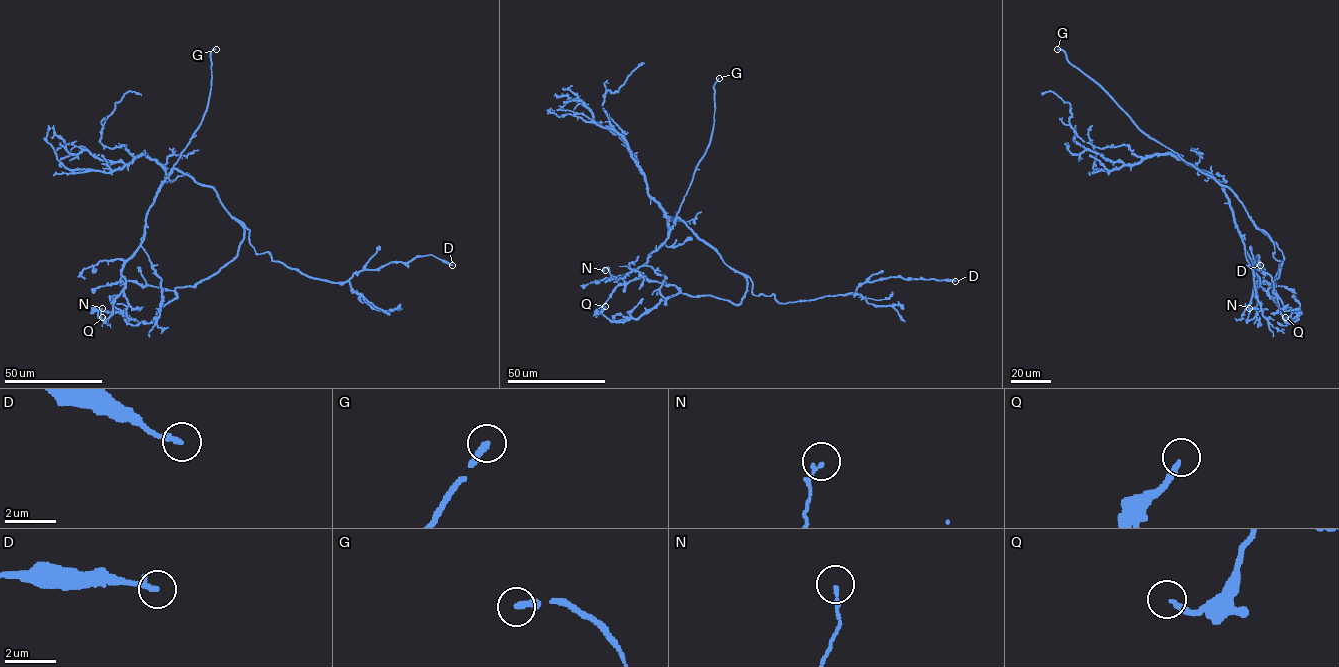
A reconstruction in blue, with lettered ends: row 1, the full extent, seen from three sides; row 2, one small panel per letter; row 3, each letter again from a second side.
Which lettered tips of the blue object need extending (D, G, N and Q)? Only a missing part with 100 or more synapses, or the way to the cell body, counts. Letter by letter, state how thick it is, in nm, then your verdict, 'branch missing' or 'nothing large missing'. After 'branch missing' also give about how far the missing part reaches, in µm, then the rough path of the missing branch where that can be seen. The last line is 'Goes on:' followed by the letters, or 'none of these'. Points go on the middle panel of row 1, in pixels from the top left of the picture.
D: 220 nm | nothing large missing
G: 260 nm | branch missing | 20 µm | (719, 78), (725, 48)
N: 140 nm | nothing large missing
Q: 190 nm | nothing large missing
Goes on: G

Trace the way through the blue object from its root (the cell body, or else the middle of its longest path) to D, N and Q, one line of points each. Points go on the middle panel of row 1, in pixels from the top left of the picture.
D: (715, 250), (750, 278), (754, 295), (773, 294), (780, 303), (847, 295), (889, 277), (955, 281)
N: (715, 250), (677, 217), (668, 237), (649, 255), (644, 265), (621, 278), (613, 277), (605, 267), (605, 270)
Q: (715, 250), (746, 278), (739, 304), (689, 296), (678, 289), (637, 318), (610, 321), (601, 313), (605, 306)

